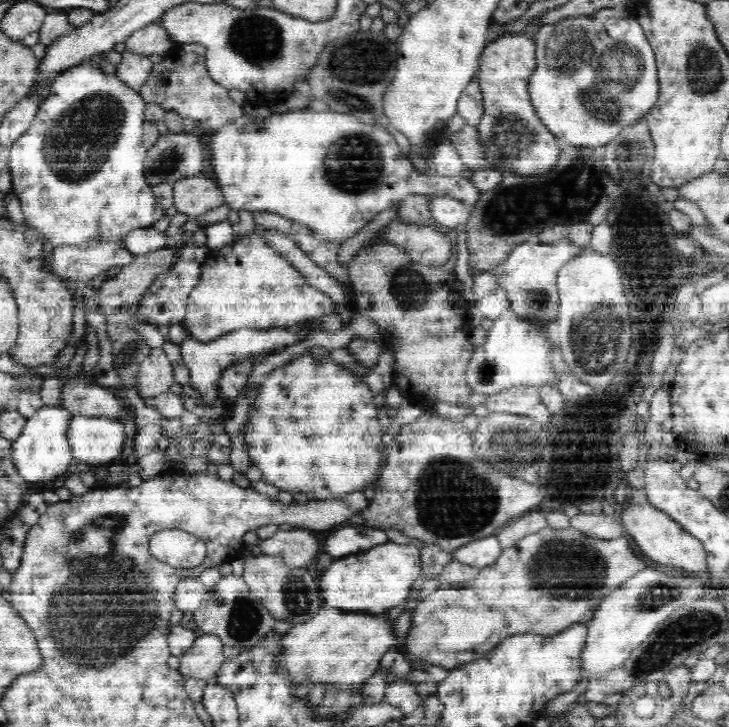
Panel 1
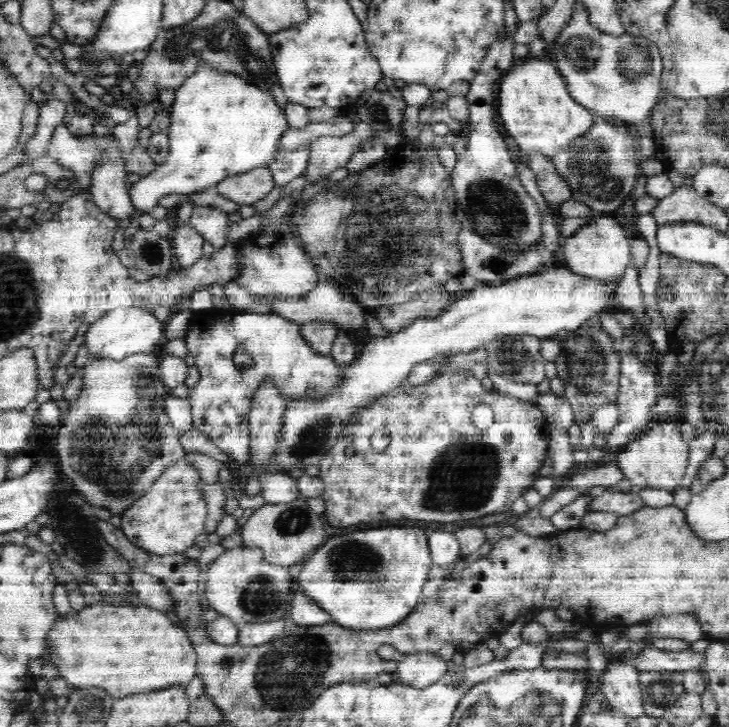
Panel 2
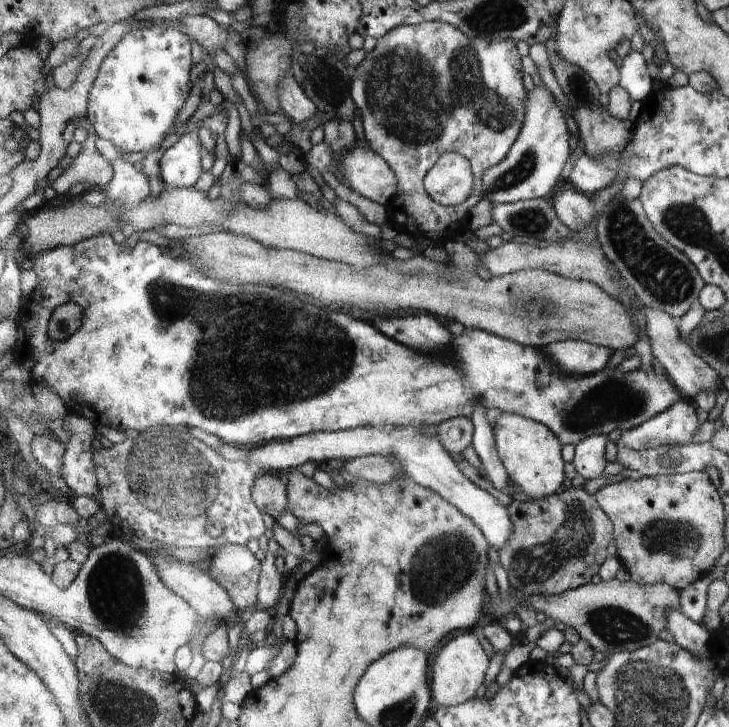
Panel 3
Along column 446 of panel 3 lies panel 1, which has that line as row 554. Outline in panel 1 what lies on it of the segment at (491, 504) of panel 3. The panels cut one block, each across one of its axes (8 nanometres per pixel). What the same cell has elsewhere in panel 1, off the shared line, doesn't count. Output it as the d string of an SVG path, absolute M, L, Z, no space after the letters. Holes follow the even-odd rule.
M492 535L457 547L452 555L454 560L462 564L474 565L483 569L484 566L490 566L496 562L502 550L498 537Z

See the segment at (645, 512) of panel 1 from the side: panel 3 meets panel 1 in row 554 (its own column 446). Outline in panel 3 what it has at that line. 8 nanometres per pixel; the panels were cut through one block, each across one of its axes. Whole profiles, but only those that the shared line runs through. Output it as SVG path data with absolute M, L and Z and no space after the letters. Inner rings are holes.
M469 632L457 633L448 641L448 644L434 652L435 666L432 667L433 683L432 692L438 705L451 707L474 698L476 690L482 684L484 672L490 664L490 658L482 650L478 638Z

